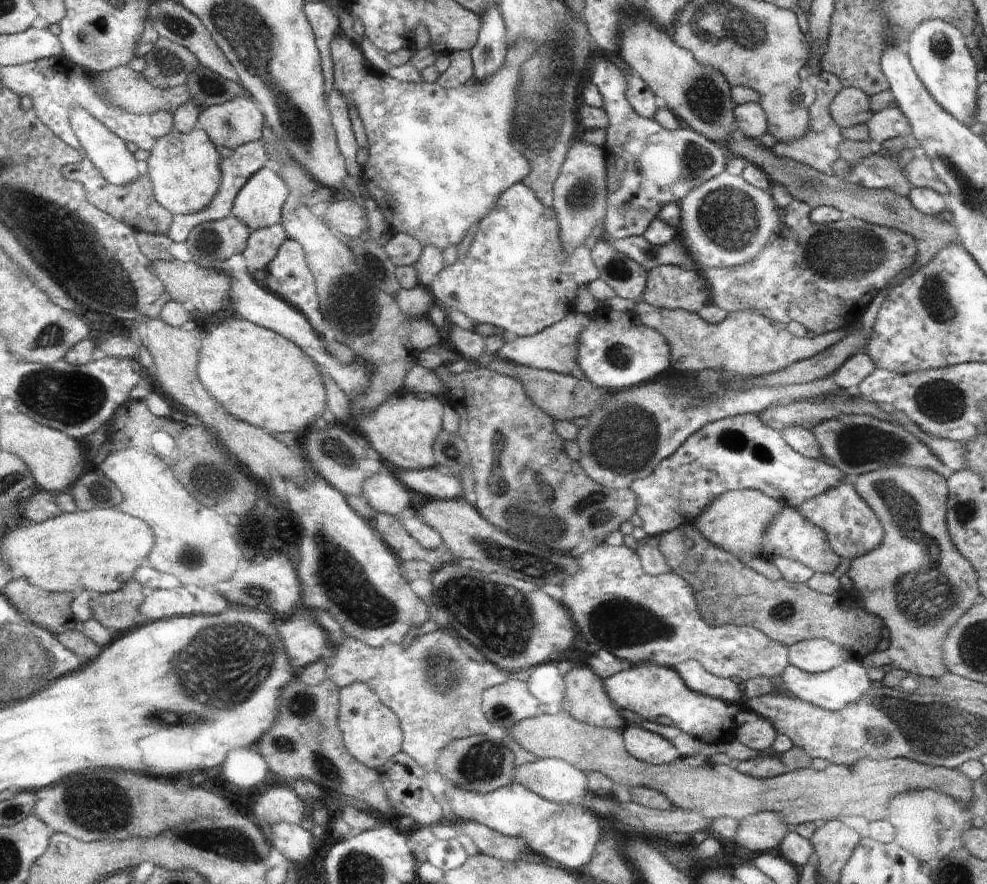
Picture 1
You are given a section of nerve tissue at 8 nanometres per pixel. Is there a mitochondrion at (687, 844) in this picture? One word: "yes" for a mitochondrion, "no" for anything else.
no

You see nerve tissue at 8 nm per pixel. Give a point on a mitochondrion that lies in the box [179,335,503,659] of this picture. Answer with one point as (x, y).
(340, 576)

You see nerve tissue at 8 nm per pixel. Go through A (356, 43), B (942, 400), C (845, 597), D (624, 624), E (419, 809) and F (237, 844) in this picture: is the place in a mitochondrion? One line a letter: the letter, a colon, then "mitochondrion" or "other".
A: other
B: mitochondrion
C: other
D: mitochondrion
E: other
F: mitochondrion

